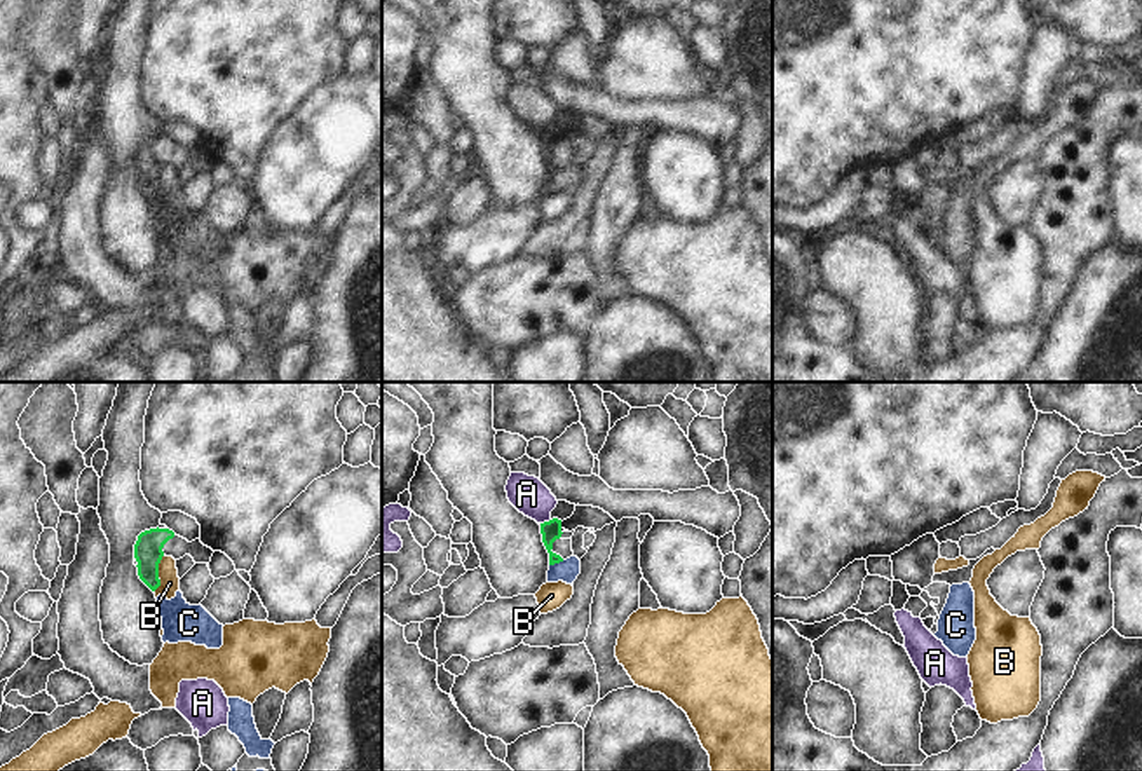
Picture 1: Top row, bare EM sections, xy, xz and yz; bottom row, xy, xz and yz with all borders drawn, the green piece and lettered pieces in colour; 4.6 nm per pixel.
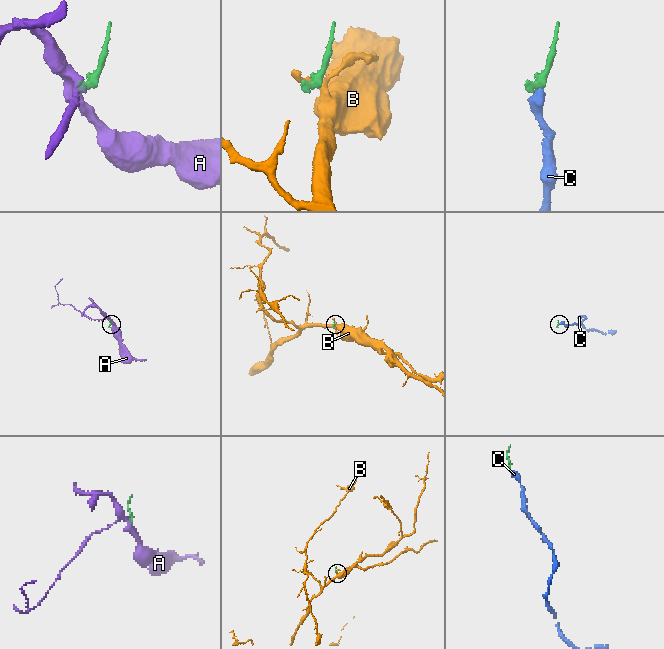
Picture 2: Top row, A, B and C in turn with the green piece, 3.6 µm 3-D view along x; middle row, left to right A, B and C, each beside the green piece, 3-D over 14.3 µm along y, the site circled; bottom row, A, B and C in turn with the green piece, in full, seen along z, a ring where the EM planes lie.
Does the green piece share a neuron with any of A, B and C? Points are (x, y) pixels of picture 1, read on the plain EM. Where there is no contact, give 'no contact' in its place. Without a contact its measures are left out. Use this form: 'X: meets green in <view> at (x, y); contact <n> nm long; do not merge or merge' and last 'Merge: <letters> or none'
A: meets green in xz at (544, 131); contact 50 nm long; do not merge
B: meets green in xy at (157, 184); contact 180 nm long; do not merge
C: meets green in xz at (557, 171); contact 80 nm long; merge
Merge: C

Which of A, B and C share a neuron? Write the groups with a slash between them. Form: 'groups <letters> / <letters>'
groups A / B / C

